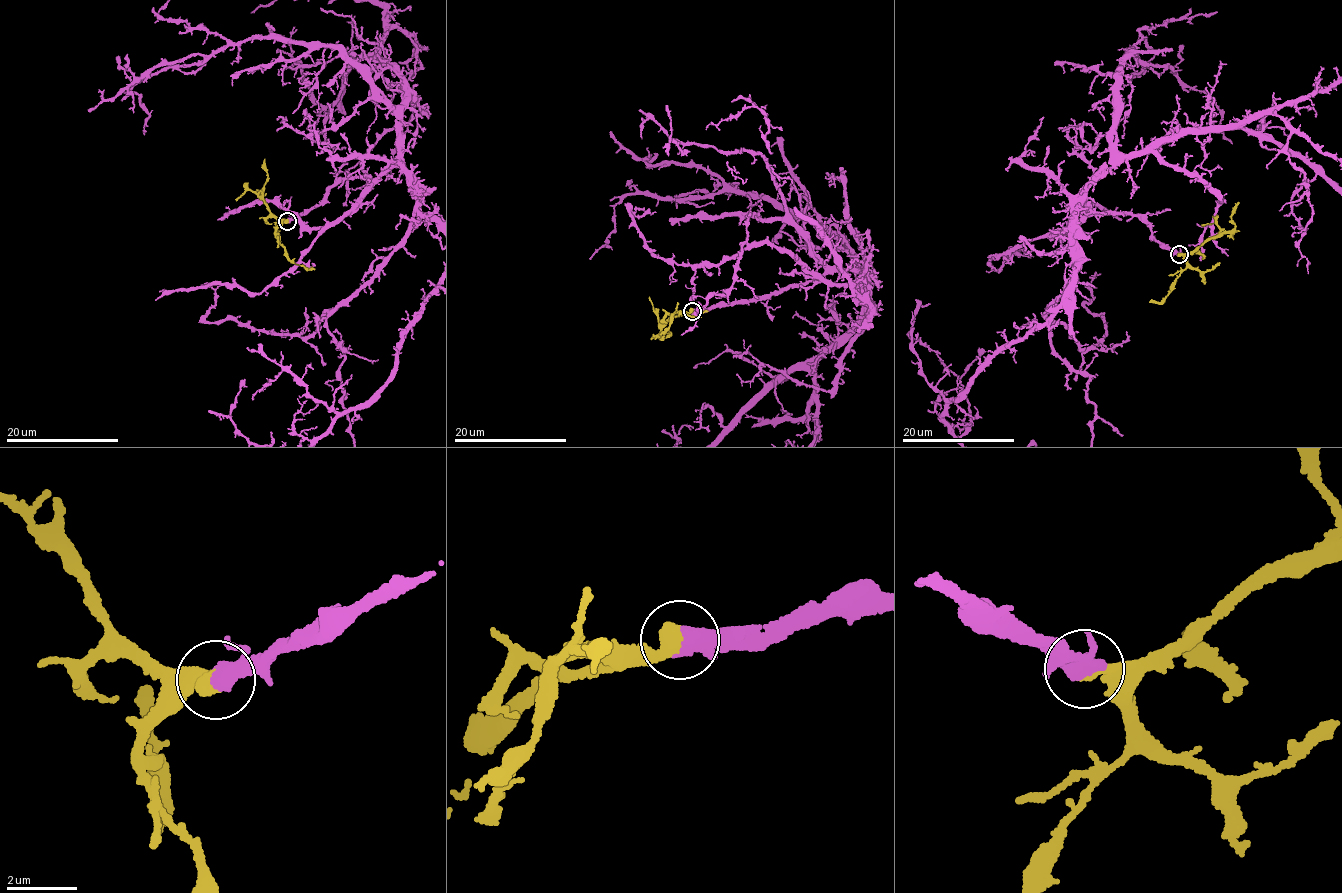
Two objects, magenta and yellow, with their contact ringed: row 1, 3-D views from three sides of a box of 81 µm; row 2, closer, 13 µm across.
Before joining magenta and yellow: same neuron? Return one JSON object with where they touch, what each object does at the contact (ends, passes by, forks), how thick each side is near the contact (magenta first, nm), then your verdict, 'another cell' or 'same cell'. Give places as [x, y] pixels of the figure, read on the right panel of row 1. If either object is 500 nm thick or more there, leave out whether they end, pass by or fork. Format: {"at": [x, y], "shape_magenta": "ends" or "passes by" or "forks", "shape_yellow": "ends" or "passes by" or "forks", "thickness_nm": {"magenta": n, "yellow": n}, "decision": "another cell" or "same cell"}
{"at": [1179, 254], "thickness_nm": {"magenta": 400, "yellow": 500}, "decision": "same cell"}

